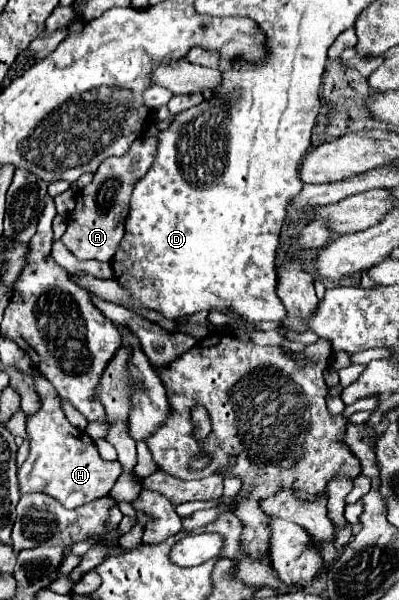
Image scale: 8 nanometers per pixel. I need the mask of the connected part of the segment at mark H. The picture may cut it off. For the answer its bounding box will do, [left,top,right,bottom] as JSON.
[18,376,122,508]

